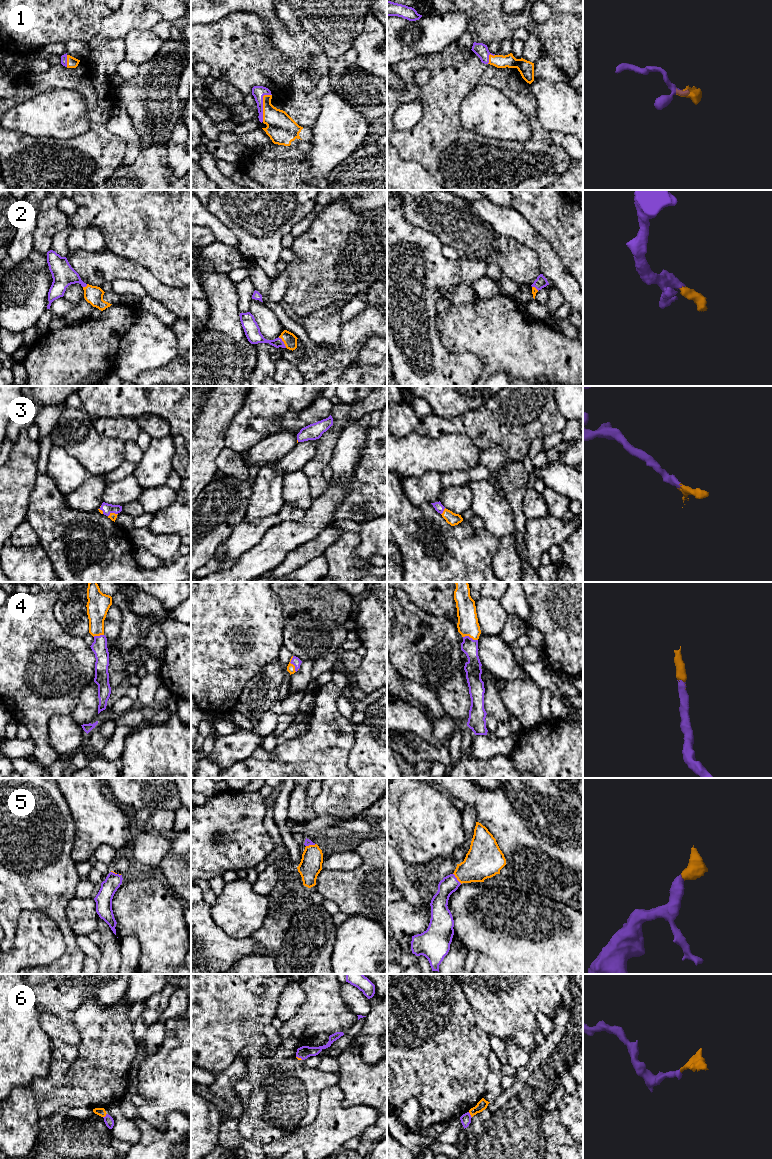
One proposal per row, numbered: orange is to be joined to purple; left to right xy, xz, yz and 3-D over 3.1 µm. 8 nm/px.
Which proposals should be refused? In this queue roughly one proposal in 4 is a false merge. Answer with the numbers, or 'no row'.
no row

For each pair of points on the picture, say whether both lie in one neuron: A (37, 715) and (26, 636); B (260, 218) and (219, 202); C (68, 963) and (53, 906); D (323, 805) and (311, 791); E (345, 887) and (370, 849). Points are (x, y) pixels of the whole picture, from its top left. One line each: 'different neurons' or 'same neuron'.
A: same neuron
B: same neuron
C: same neuron
D: different neurons
E: same neuron

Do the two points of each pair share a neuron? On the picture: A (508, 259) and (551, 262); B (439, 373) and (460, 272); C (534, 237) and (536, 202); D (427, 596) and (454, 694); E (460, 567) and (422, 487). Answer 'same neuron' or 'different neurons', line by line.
A: different neurons
B: same neuron
C: different neurons
D: different neurons
E: different neurons

